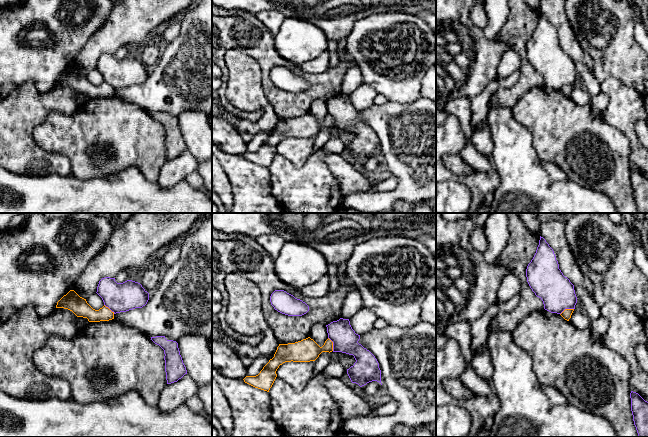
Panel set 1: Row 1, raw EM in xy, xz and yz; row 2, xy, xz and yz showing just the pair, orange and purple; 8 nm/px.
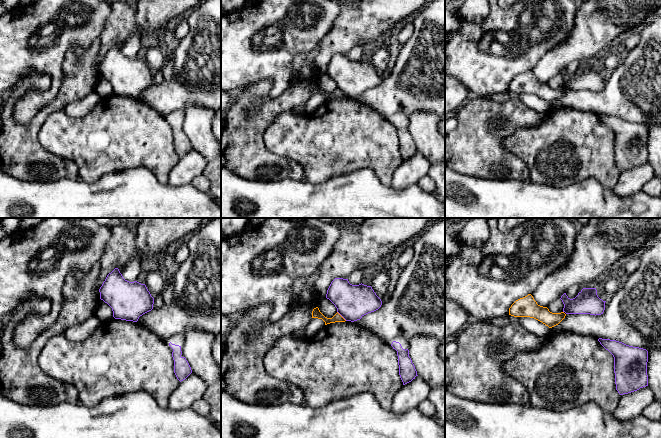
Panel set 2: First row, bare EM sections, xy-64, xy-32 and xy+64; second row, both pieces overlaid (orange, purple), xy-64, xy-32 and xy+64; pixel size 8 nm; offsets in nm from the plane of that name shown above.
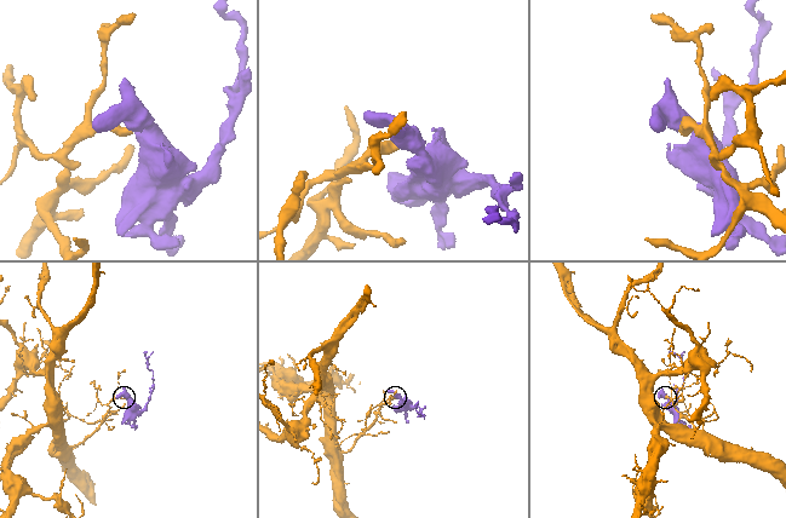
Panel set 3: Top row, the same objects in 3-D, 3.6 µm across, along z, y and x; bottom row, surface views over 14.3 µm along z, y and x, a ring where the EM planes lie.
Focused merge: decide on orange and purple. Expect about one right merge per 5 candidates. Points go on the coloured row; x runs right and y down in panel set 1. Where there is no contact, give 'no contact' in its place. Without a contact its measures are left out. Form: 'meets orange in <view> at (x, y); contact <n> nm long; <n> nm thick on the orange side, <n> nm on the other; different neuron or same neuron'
meets orange in yz at (566, 309); contact 120 nm long; 80 nm thick on the orange side, 280 nm on the other; different neuron

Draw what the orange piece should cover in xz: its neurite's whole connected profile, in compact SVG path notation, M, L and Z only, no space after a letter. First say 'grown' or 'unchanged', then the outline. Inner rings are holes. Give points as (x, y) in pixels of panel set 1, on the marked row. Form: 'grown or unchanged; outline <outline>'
unchanged; outline M310 337L295 343L279 344L274 357L263 367L256 376L246 376L245 383L269 392L277 374L276 371L280 365L285 362L310 362L315 361L322 352L332 352L333 342L328 338L324 345L320 347Z

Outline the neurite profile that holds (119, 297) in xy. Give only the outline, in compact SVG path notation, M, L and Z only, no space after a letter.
M110 277L99 281L96 293L114 314L142 308L149 300L149 293L140 283L132 280L117 283Z

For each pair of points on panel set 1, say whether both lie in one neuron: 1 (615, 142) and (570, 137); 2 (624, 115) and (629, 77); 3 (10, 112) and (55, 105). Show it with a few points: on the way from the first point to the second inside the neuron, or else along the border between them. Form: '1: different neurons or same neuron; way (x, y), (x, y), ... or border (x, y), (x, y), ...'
1: same neuron; way (604, 142), (581, 142)
2: different neurons; border (605, 80), (617, 78), (637, 92)
3: same neuron; way (21, 117), (31, 117), (44, 105)

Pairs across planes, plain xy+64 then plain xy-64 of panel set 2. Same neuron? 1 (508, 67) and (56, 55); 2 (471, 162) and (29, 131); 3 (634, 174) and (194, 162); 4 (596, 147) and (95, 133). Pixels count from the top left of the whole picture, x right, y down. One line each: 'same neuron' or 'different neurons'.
1: same neuron
2: same neuron
3: same neuron
4: same neuron

